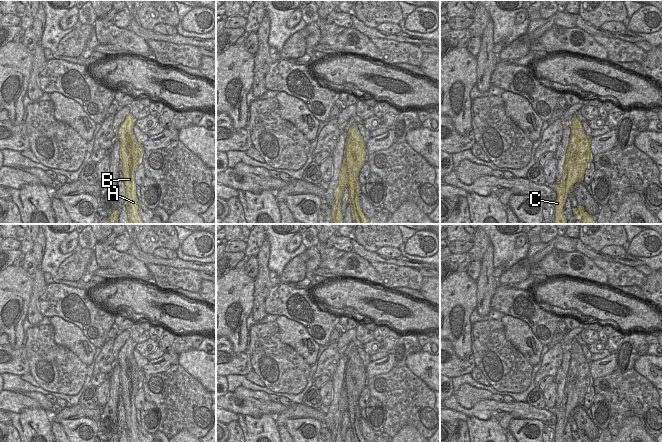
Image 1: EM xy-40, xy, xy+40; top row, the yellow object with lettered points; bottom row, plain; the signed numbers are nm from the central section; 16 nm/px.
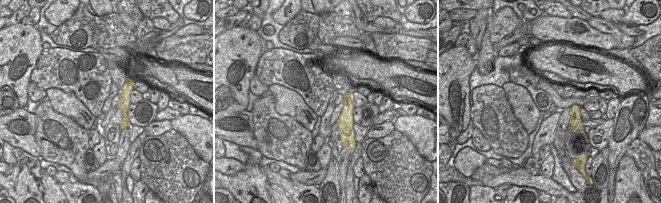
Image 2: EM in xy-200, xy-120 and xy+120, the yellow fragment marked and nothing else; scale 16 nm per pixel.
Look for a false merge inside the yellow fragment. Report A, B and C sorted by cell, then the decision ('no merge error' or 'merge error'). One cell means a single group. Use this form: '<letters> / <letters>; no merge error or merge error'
A B / C; merge error

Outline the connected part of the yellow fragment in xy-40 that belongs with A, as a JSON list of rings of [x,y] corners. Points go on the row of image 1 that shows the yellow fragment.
[[[129,113],[118,128],[118,139],[120,141],[121,170],[124,175],[126,207],[129,220],[132,224],[143,224],[138,212],[138,198],[136,195],[135,172],[142,163],[144,153],[143,146],[137,142],[133,133],[136,119]]]

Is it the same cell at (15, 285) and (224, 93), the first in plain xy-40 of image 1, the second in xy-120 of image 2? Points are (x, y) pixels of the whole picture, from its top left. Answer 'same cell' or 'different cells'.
different cells

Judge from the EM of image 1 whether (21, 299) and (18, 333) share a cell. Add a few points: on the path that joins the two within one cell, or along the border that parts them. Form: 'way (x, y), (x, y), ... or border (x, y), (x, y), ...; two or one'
way (21, 307), (22, 311), (18, 316), (18, 325); one

